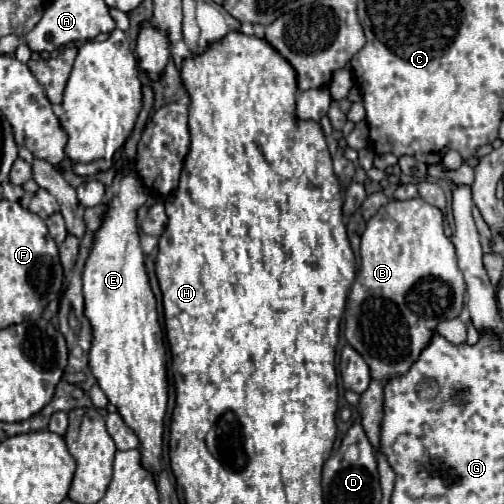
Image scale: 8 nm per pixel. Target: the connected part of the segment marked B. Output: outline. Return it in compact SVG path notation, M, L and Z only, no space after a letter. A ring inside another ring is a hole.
M414 198L414 200L390 200L386 206L382 206L366 224L366 230L362 234L362 246L360 246L360 270L356 274L356 280L352 284L352 290L348 294L348 308L346 308L346 318L344 318L344 336L348 340L348 344L366 360L366 364L370 366L370 374L374 380L382 380L382 378L392 378L392 376L400 376L404 372L408 372L408 368L412 366L412 362L416 362L416 358L420 356L422 348L430 342L430 338L436 334L436 326L438 320L450 320L460 316L462 308L464 308L464 292L466 292L466 284L462 278L462 272L458 268L458 260L456 260L456 248L450 242L450 238L444 234L442 228L442 212L436 206L430 206L428 202L424 202L422 198Z

